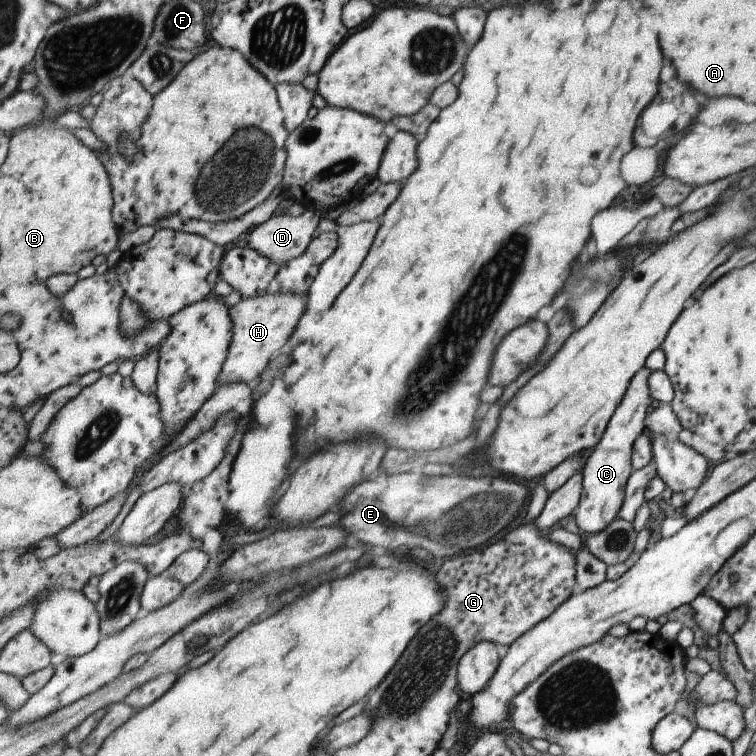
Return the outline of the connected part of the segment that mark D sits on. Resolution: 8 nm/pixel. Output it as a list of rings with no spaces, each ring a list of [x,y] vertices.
[[[306,210],[297,217],[275,215],[246,234],[245,239],[248,244],[245,248],[253,249],[262,257],[267,257],[277,265],[288,264],[293,259],[305,254],[311,241],[315,238],[315,232],[319,228],[319,222],[321,222],[322,217],[323,215],[317,214],[317,211],[313,210]]]

